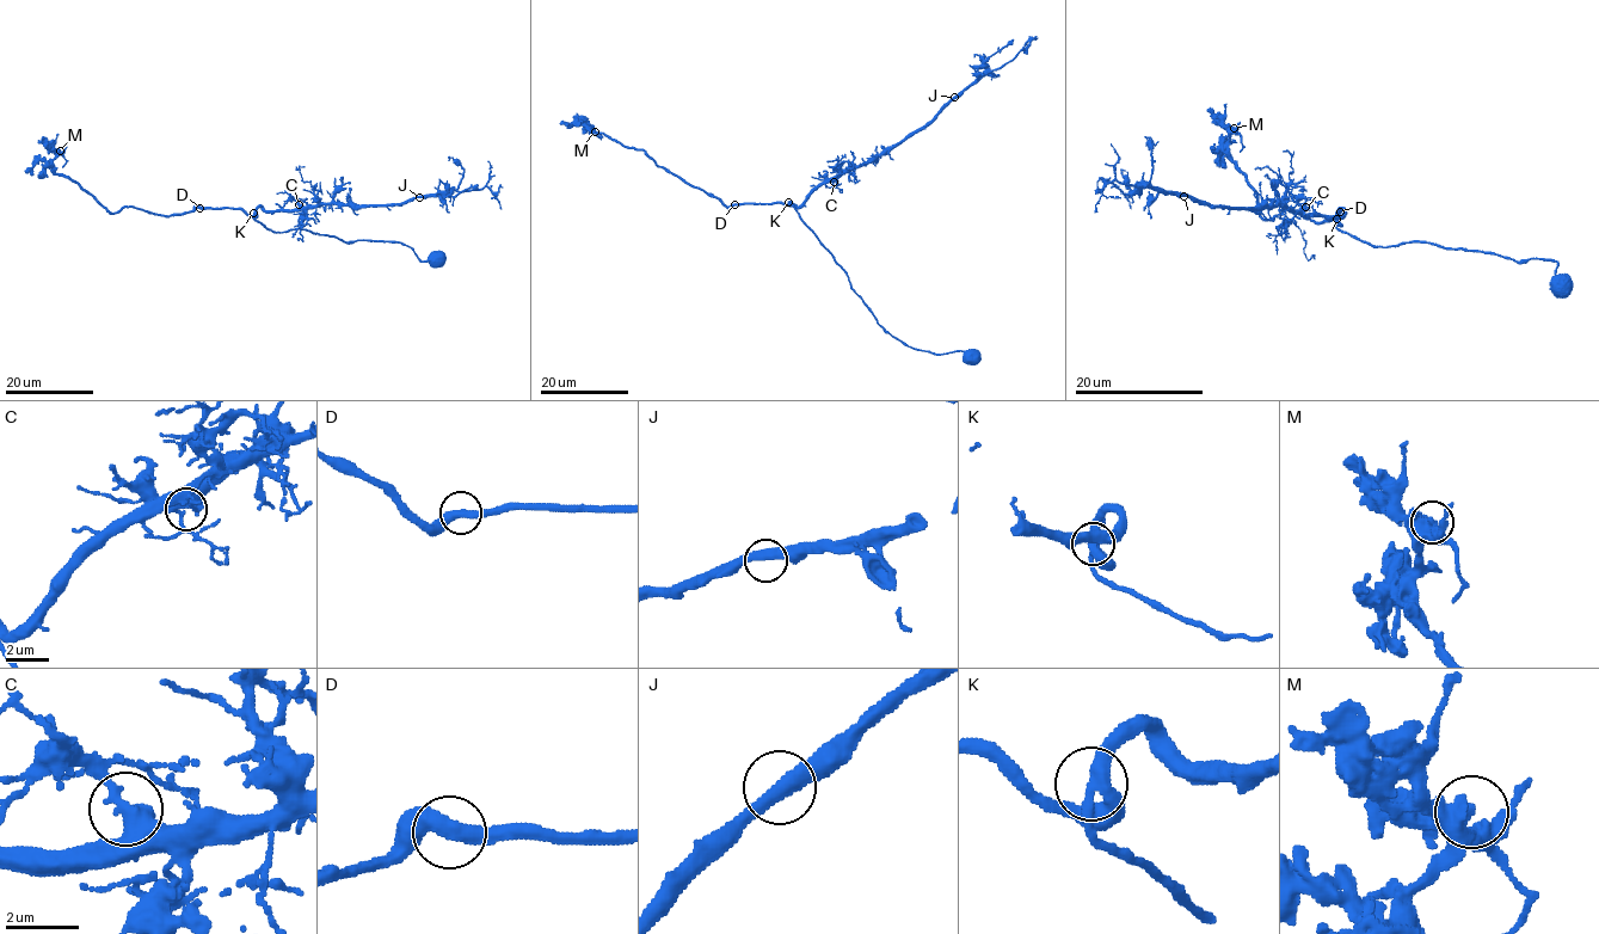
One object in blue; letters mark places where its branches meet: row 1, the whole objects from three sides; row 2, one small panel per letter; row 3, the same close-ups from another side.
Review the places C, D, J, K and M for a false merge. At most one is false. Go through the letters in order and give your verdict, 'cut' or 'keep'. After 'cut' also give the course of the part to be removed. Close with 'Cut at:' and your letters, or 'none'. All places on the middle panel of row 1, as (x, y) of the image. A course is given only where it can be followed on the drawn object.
C: keep
D: keep
J: keep
K: keep
M: keep
Cut at: none

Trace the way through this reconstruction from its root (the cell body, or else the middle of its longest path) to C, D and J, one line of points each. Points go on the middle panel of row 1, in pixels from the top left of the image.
C: (970, 355), (910, 348), (877, 321), (847, 272), (791, 204), (798, 208), (818, 186), (834, 182)
D: (970, 355), (916, 350), (892, 337), (791, 204), (735, 204)
J: (970, 355), (916, 350), (892, 337), (791, 204), (798, 208), (818, 186), (901, 143), (954, 97)

